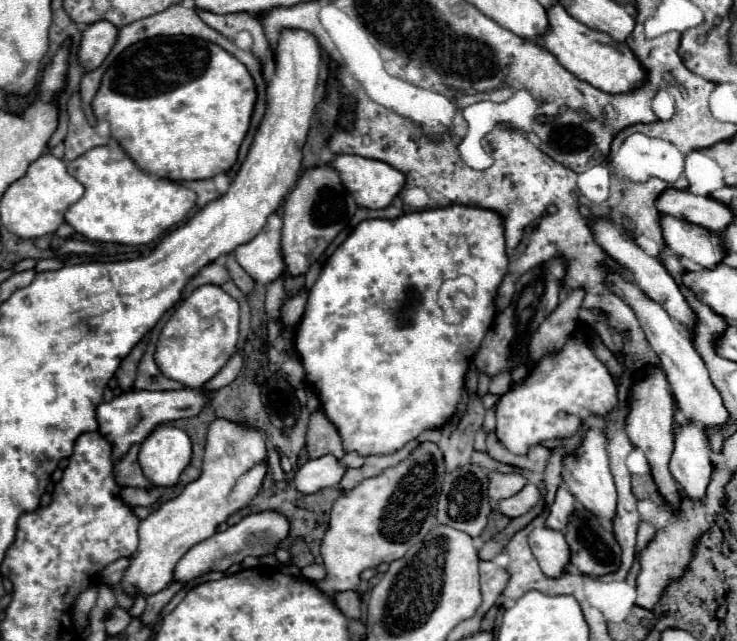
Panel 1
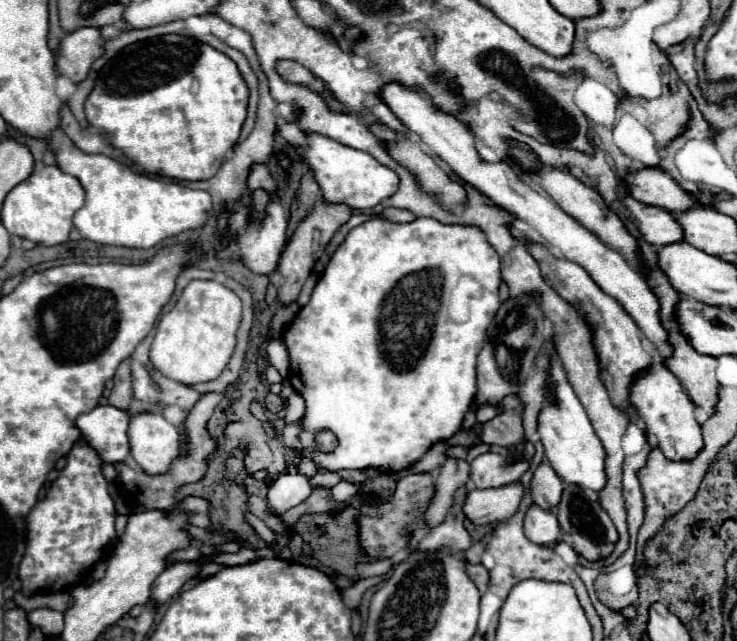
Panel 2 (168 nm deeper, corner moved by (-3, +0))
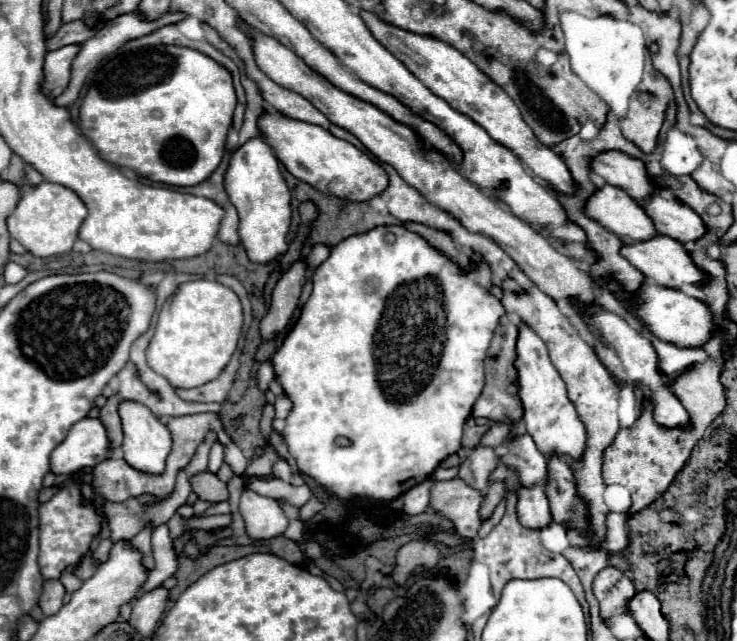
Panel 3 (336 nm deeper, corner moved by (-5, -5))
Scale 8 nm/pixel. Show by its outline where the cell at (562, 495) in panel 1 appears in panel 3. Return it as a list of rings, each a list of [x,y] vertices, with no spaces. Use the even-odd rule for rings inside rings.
[[[518,434],[506,446],[506,452],[508,454],[502,456],[502,460],[518,472],[522,486],[532,488],[536,484],[544,486],[548,482],[548,462],[542,452],[538,452],[530,434]]]

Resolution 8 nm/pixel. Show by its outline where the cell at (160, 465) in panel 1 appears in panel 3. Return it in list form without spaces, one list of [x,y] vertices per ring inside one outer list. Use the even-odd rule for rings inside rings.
[[[124,400],[118,412],[122,416],[122,428],[124,428],[124,442],[122,442],[124,460],[132,468],[146,474],[162,472],[162,468],[166,466],[166,456],[170,454],[170,448],[172,448],[172,436],[166,424],[160,422],[160,418],[156,418],[144,404],[138,404],[138,402]]]

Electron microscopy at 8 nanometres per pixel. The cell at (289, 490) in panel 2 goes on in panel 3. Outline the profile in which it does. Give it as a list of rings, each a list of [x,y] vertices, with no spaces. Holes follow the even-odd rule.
[[[244,490],[240,496],[238,510],[246,522],[248,536],[254,540],[268,540],[280,536],[288,528],[282,500],[266,498],[256,492]]]

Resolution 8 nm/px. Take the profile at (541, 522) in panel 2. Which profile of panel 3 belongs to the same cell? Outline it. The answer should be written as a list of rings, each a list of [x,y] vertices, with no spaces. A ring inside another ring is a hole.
[[[544,488],[518,490],[518,518],[524,528],[542,530],[552,524],[552,514]]]

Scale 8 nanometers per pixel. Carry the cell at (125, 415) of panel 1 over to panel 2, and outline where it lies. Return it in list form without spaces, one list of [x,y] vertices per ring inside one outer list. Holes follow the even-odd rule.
[[[98,405],[76,419],[82,439],[102,461],[118,463],[130,453],[128,445],[128,413],[112,405]]]

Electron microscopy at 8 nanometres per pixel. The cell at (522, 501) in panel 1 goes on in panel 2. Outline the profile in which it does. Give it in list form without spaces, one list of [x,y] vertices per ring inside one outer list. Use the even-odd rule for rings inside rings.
[[[510,483],[498,489],[474,489],[466,495],[464,513],[474,525],[488,525],[514,515],[520,505],[520,499],[520,483]]]

